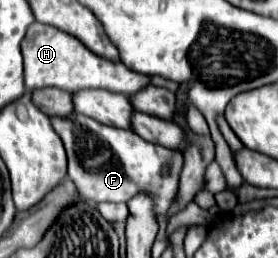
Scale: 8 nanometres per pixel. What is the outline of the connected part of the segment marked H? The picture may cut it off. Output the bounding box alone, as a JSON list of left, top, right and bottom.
[21,23,149,95]

